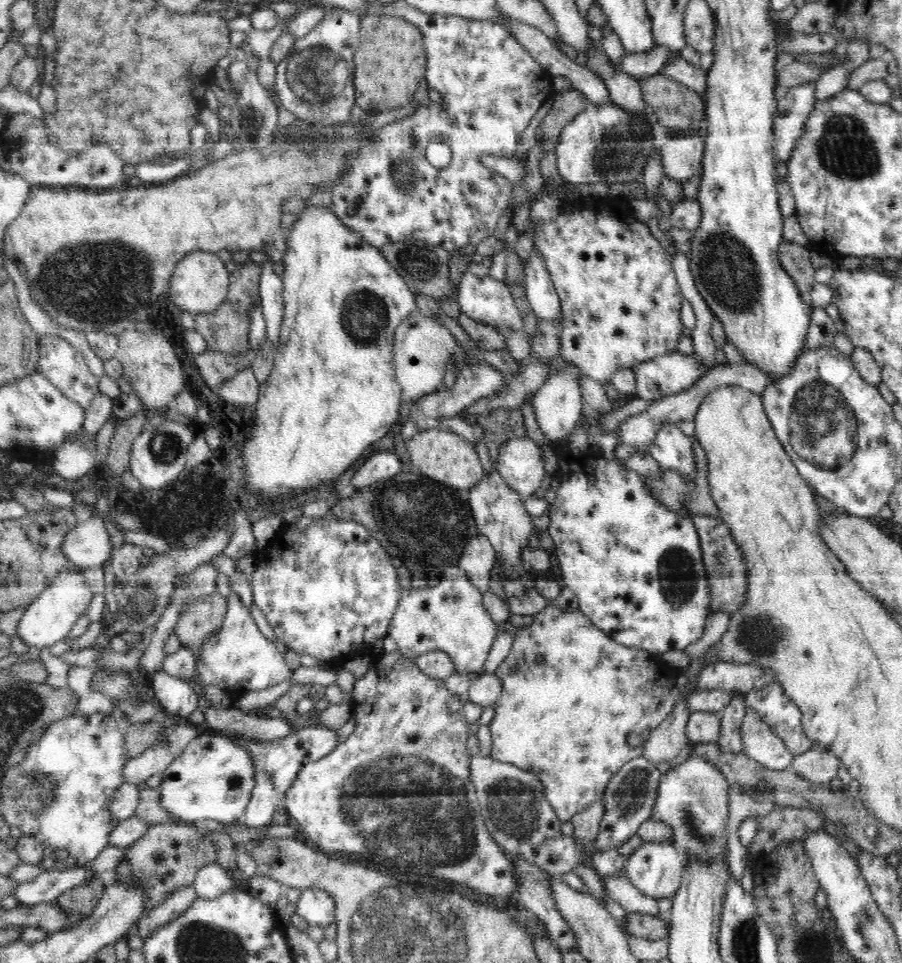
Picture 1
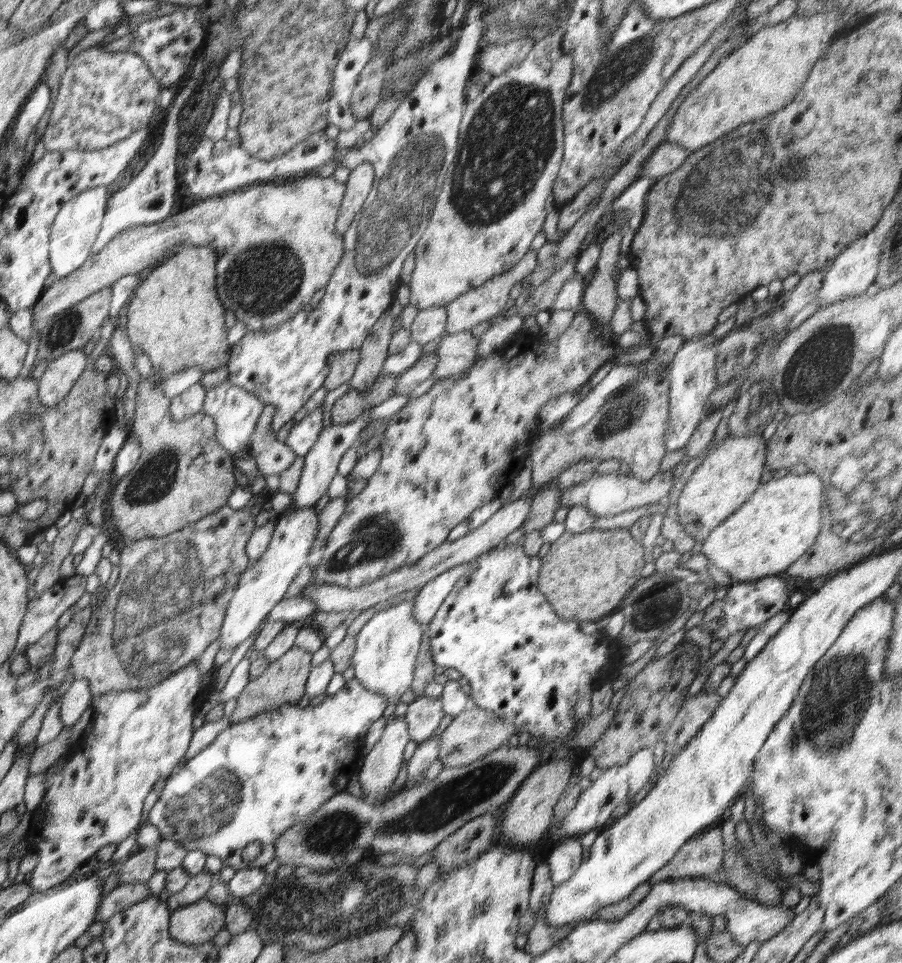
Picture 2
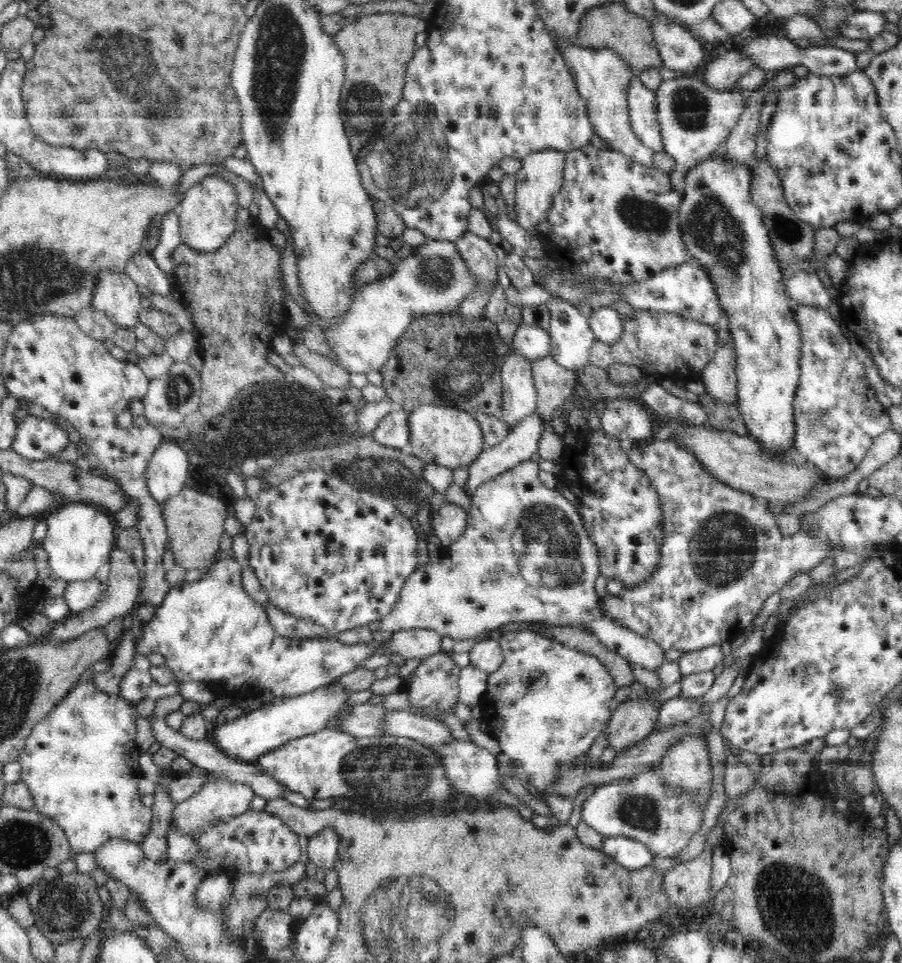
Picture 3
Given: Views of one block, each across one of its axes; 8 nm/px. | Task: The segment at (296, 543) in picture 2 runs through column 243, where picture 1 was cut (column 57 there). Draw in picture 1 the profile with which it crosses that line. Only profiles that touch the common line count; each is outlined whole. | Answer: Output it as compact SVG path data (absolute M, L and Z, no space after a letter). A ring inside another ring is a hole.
M84 568L78 570L64 570L58 572L52 585L48 586L39 598L36 598L28 607L20 624L18 636L33 651L40 652L44 648L52 648L62 638L66 638L76 621L87 614L88 607L94 597L84 577Z

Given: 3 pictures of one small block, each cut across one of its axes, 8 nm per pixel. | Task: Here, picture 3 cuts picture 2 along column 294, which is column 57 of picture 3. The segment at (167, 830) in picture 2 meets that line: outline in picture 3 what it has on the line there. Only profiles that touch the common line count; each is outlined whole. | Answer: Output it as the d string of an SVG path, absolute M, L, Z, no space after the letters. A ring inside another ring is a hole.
M87 680L71 689L63 700L48 713L48 716L34 726L32 734L28 736L24 748L20 751L19 757L17 758L17 761L21 764L20 780L28 785L28 789L30 789L30 793L32 793L32 798L34 799L34 804L36 804L36 811L40 812L40 815L44 815L44 817L50 817L52 821L56 821L56 823L64 829L70 846L76 853L94 852L94 850L100 848L104 842L108 842L108 840L114 838L139 844L149 831L153 815L152 809L140 802L141 796L140 793L138 793L138 781L140 780L138 756L142 753L134 742L137 734L136 716L138 715L136 704L130 703L126 699L118 697L116 694L108 694L101 691L94 685L92 680Z

